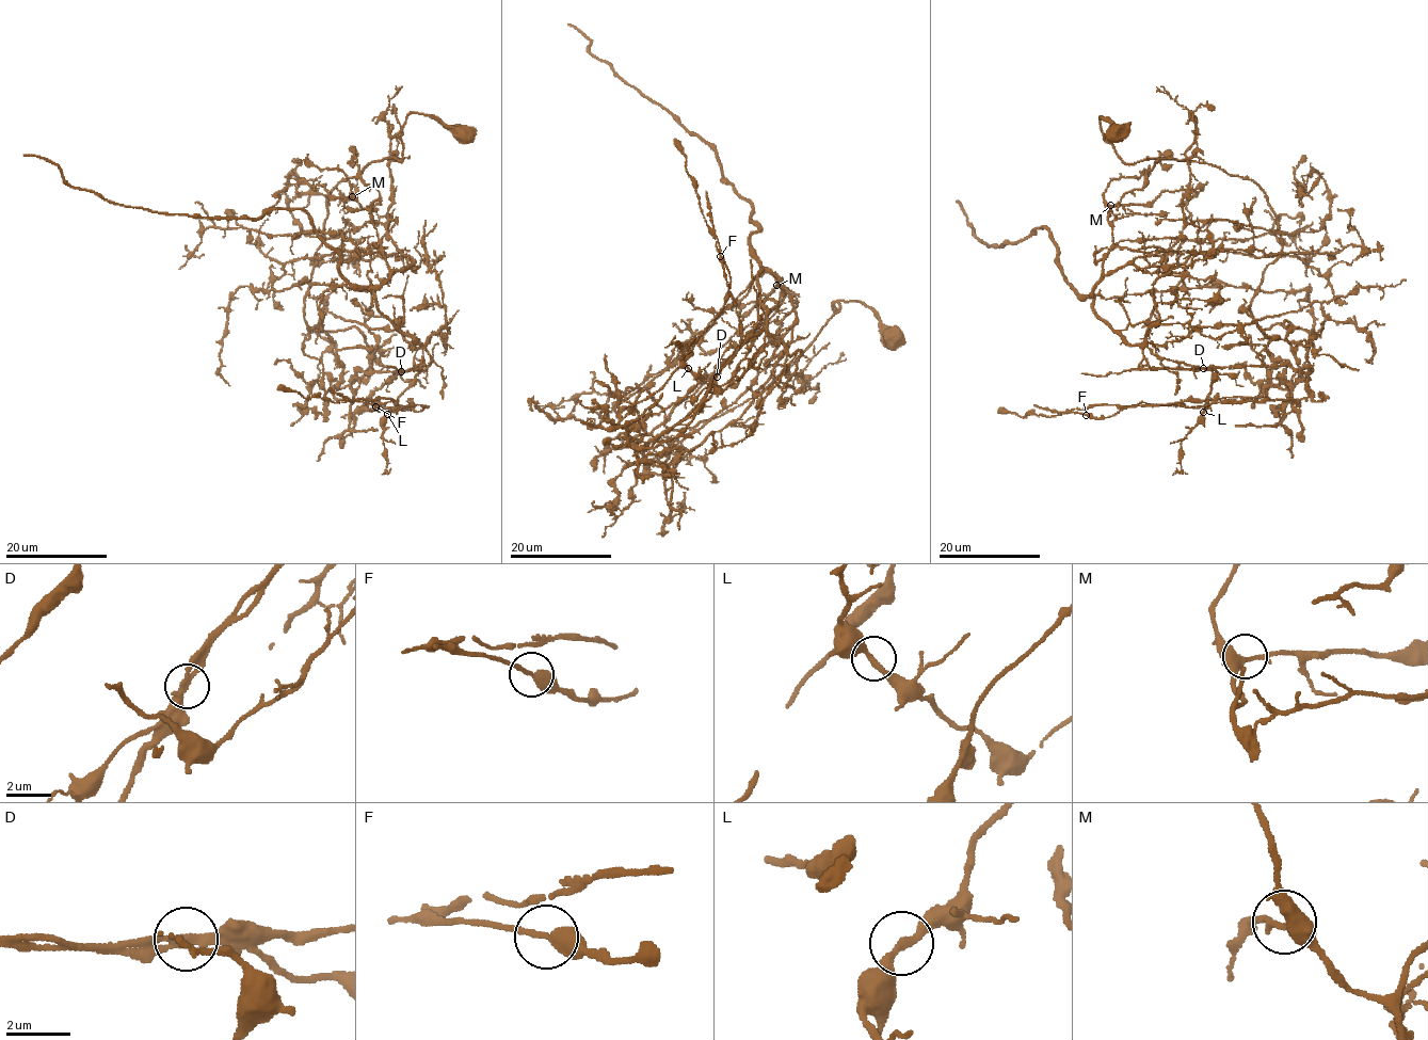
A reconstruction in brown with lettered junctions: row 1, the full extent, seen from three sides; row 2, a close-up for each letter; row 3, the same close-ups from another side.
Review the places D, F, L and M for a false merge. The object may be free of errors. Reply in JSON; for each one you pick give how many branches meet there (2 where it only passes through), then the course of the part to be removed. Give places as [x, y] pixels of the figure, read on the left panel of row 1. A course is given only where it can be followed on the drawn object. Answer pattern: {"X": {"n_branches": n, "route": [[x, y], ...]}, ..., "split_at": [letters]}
{"D": {"n_branches": 2, "route": [[401, 370], [351, 386], [373, 358], [365, 337], [308, 330], [326, 200], [402, 160], [408, 115], [476, 134]]}, "split_at": ["D"]}

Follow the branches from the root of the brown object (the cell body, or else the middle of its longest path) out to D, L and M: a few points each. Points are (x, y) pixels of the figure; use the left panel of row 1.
D: (464, 134), (412, 113), (402, 160), (327, 200), (308, 330), (365, 335), (350, 386), (401, 370)
L: (464, 134), (412, 113), (402, 160), (327, 200), (314, 257), (380, 242), (378, 309), (432, 357), (387, 414)
M: (464, 134), (408, 115), (402, 160), (372, 161), (332, 191), (314, 257), (381, 243), (352, 196)

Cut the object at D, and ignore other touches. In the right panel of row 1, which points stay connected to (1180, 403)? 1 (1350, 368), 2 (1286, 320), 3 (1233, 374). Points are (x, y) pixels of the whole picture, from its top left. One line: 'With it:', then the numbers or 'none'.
With it: 1, 2

